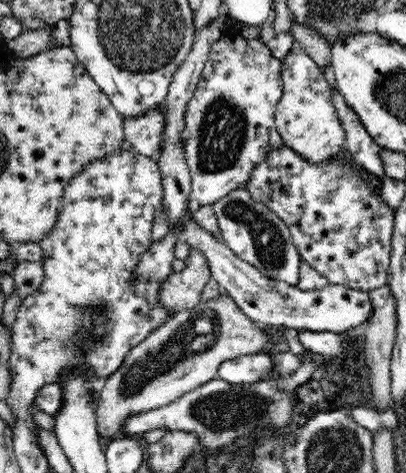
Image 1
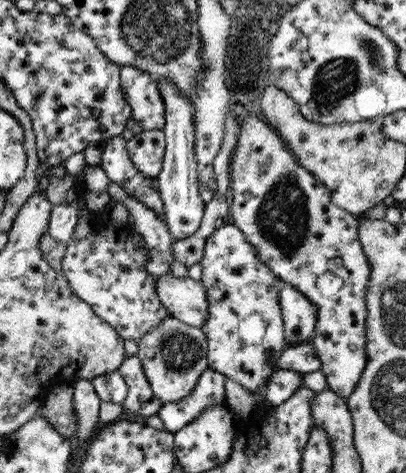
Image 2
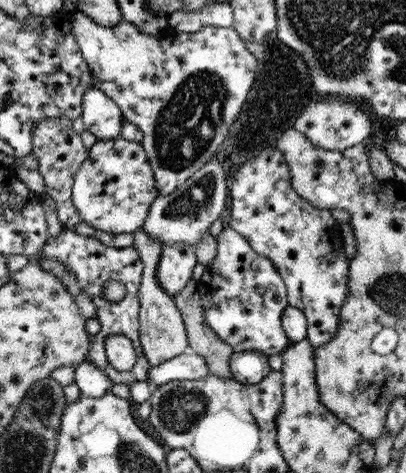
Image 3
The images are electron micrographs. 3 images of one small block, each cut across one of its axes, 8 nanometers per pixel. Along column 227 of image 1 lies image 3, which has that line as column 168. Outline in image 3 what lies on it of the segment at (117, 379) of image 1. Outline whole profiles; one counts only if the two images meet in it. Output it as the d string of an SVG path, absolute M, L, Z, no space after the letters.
M143 228L133 232L133 248L139 252L139 260L143 264L143 278L139 286L139 342L143 346L143 354L147 354L147 362L151 368L157 368L163 362L169 362L183 352L189 352L189 342L187 342L187 330L183 322L183 316L177 312L173 298L165 294L157 280L157 264L161 260L161 250L163 244L157 242L155 238L147 236Z

